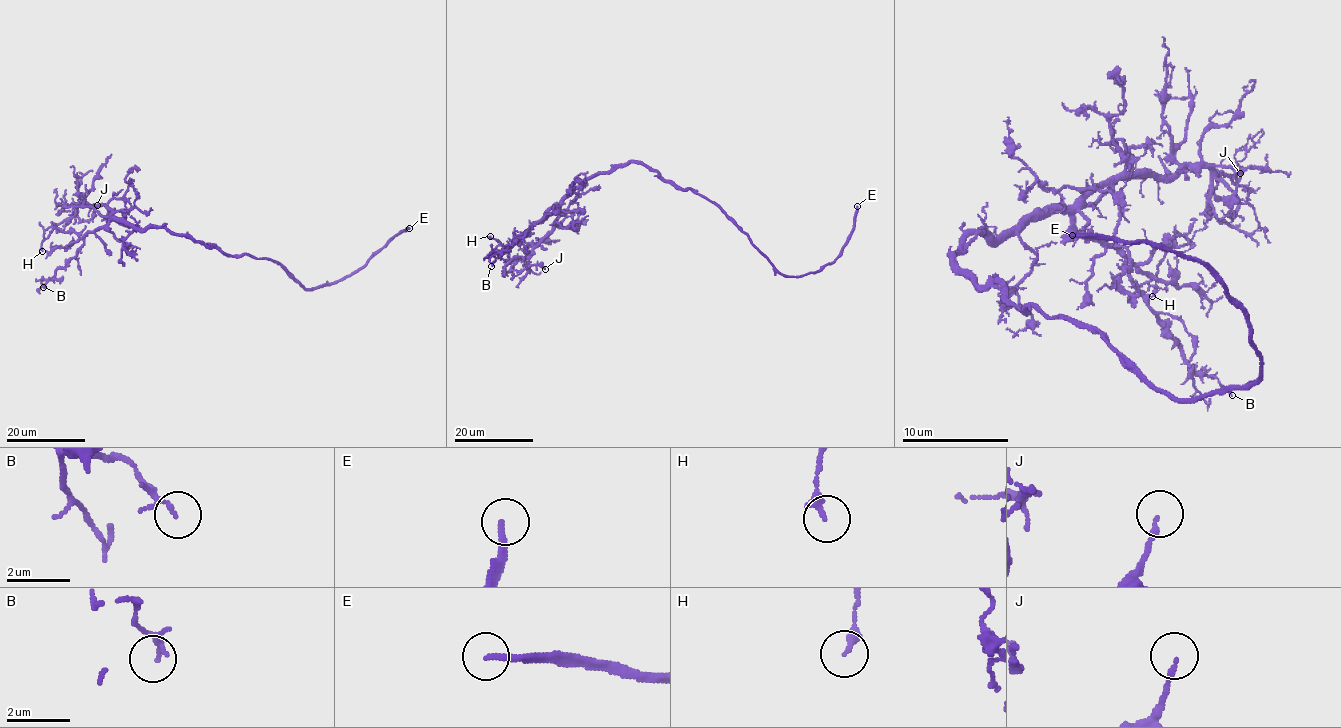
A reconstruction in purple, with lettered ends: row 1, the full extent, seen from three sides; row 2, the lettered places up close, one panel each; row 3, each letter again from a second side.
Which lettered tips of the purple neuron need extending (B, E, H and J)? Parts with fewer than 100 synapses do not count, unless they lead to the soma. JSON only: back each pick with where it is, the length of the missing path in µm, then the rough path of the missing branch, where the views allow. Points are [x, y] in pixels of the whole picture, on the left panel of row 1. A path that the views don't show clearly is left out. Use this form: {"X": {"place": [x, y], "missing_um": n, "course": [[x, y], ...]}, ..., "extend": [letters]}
{"E": {"place": [409, 228], "missing_um": 80, "course": [[409, 228], [340, 252], [310, 280], [286, 287], [288, 261], [301, 250], [308, 249], [315, 256]]}, "extend": ["E"]}

